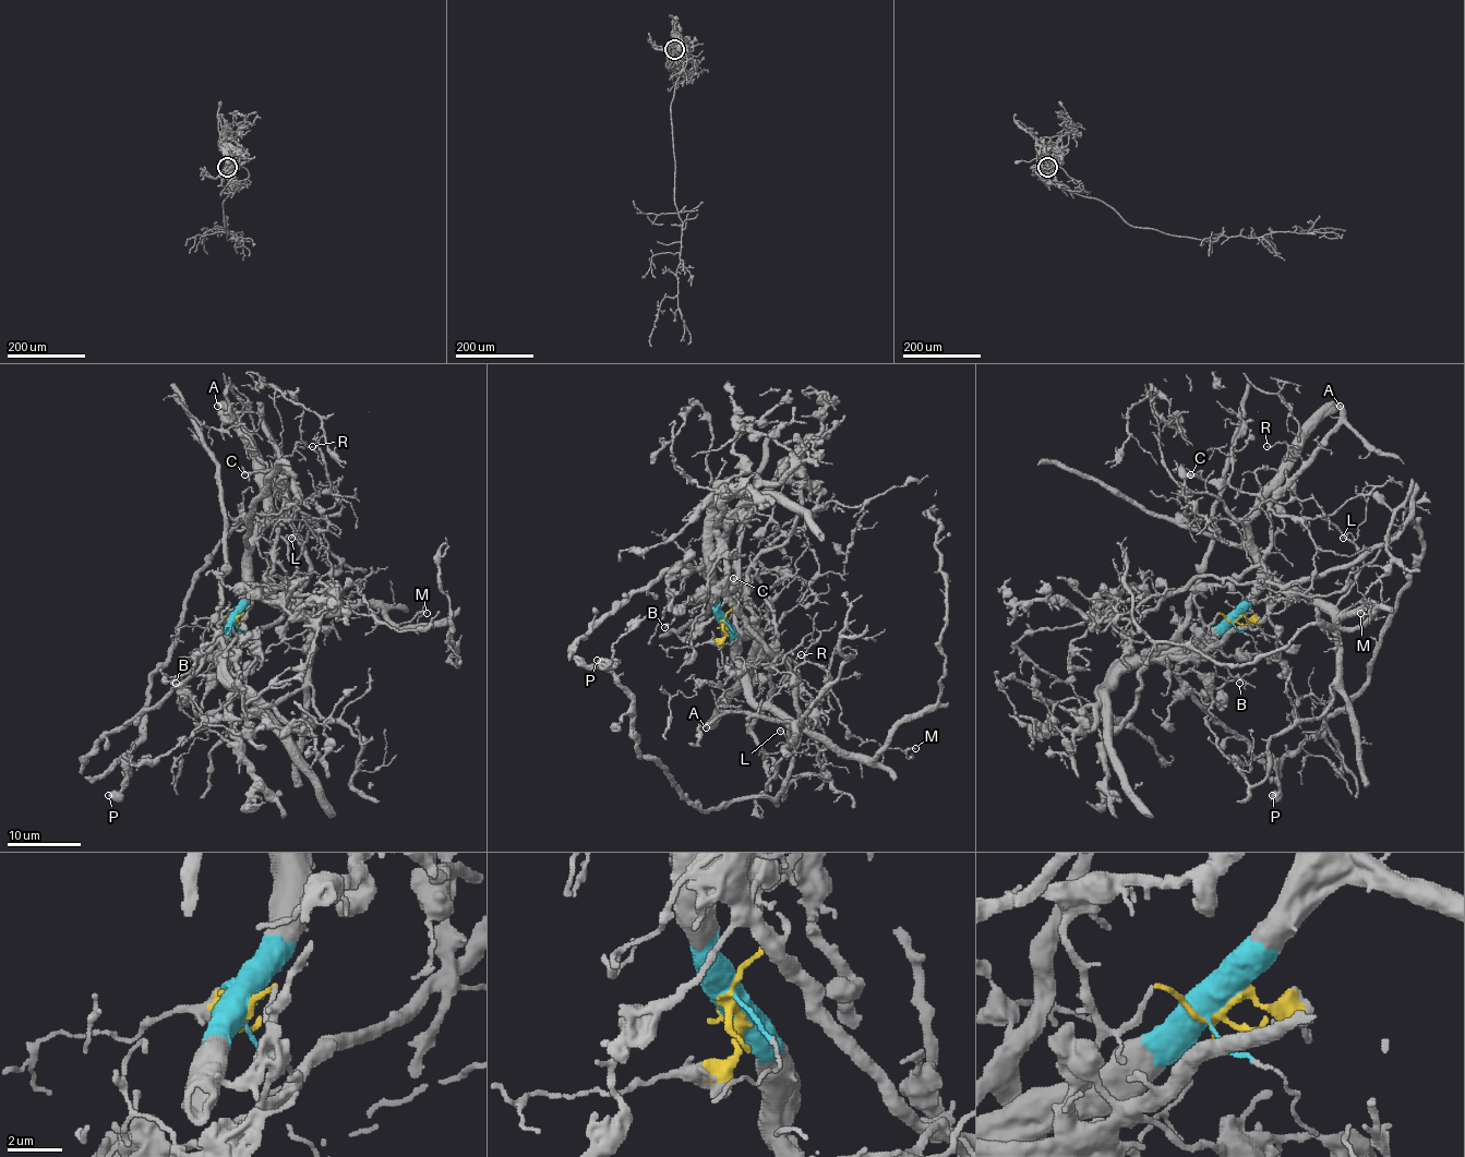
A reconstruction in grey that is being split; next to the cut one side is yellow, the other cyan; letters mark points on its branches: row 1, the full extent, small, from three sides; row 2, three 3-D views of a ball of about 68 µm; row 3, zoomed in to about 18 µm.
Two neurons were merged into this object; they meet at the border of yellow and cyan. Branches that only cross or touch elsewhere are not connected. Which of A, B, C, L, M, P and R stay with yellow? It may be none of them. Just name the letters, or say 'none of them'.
B, C, P, R

